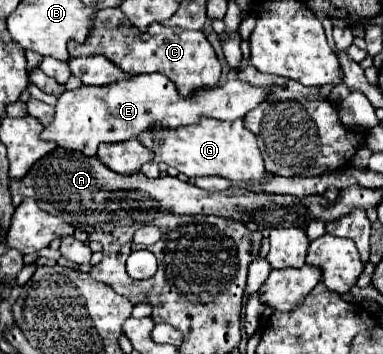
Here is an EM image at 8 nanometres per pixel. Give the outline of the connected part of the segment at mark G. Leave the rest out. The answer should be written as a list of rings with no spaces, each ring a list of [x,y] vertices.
[[[202,120],[194,126],[182,128],[162,128],[154,126],[138,136],[138,140],[154,154],[156,164],[164,162],[178,172],[186,174],[188,178],[198,176],[224,176],[234,182],[248,182],[248,180],[262,180],[268,176],[264,170],[262,154],[258,150],[258,142],[250,130],[244,128],[242,120],[222,122],[222,120]]]

